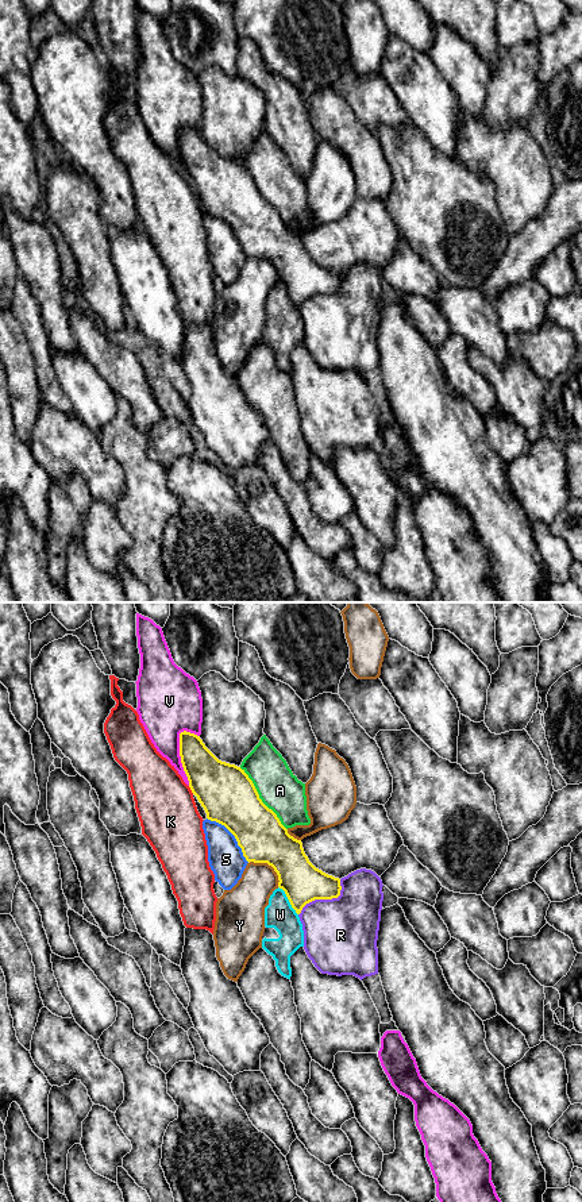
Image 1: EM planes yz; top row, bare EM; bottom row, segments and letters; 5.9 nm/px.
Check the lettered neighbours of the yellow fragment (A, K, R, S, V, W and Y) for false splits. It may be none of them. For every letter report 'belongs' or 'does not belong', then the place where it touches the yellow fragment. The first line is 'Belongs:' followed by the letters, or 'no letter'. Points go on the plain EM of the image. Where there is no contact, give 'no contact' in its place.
Belongs: no letter
A: does not belong; meets yellow in yz at (259, 193)
K: does not belong; meets yellow in yz at (191, 184)
R: does not belong; meets yellow in yz at (324, 293)
S: does not belong; meets yellow in yz at (234, 230)
V: does not belong; meets yellow in yz at (181, 153)
W: does not belong; meets yellow in yz at (289, 296)
Y: does not belong; meets yellow in yz at (270, 259)

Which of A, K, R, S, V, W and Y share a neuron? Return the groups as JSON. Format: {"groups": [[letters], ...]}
{"groups": [["A"], ["K"], ["R"], ["S"], ["V"], ["W"], ["Y"]]}

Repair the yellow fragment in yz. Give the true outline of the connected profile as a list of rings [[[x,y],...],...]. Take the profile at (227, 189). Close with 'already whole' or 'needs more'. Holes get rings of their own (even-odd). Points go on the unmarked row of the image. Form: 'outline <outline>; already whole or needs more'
outline [[[190,127],[180,128],[180,151],[192,188],[207,208],[207,213],[224,220],[236,234],[246,255],[267,258],[278,270],[282,284],[297,309],[315,294],[332,294],[340,290],[340,274],[316,263],[304,247],[301,235],[288,228],[277,209],[269,204],[248,170],[240,162],[219,155]]]; already whole

